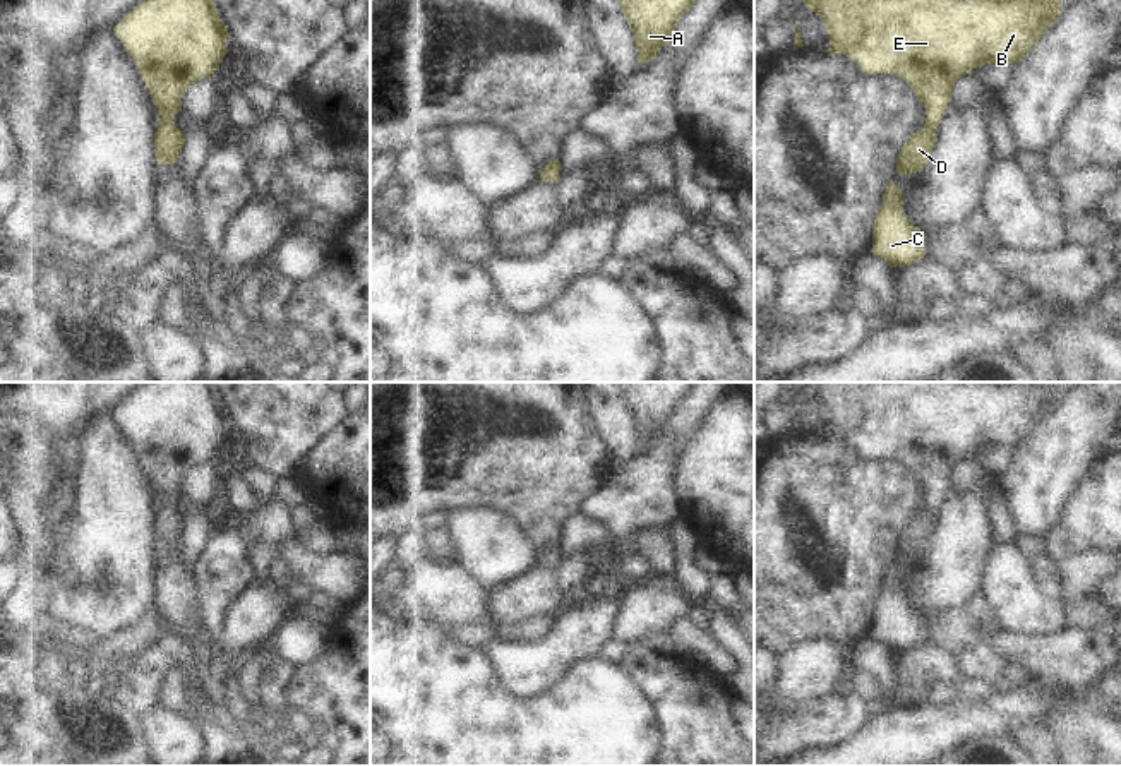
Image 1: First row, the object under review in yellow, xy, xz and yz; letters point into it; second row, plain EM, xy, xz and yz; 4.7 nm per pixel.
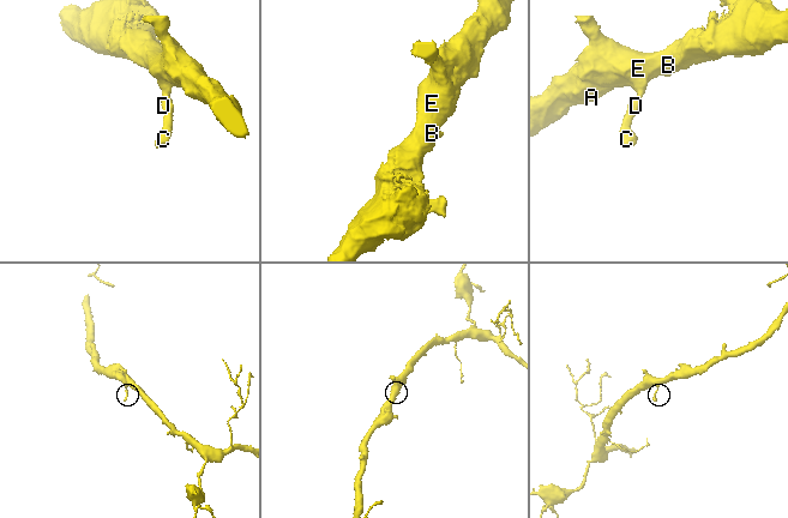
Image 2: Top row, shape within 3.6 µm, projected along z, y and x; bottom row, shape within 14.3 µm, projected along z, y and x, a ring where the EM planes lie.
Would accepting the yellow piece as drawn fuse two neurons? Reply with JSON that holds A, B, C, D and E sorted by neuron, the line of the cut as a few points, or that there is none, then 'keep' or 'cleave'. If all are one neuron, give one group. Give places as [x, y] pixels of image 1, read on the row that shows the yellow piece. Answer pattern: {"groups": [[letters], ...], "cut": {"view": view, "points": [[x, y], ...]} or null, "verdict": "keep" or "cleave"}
{"groups": [["A", "B", "C", "D", "E"]], "cut": null, "verdict": "keep"}

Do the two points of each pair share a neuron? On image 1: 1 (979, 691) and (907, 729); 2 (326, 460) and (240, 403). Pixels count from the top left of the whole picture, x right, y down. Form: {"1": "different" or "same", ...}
{"1": "different", "2": "different"}

